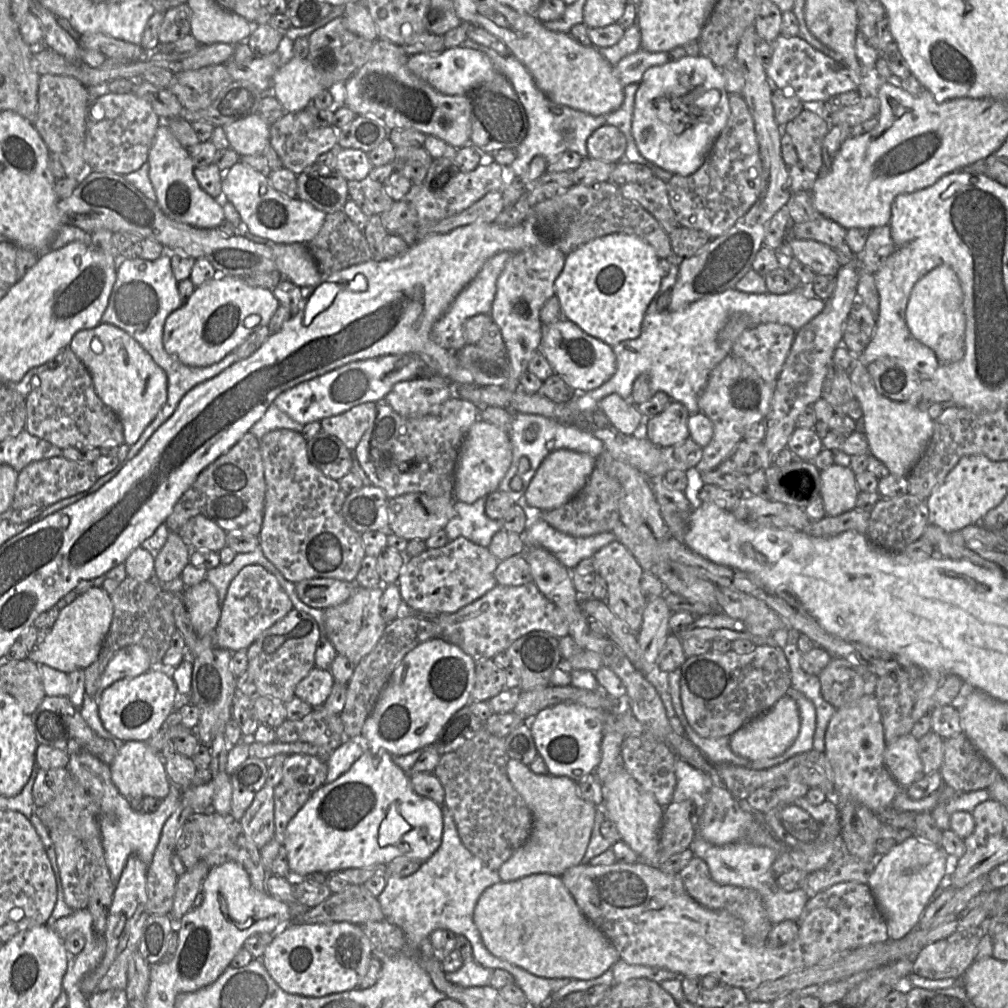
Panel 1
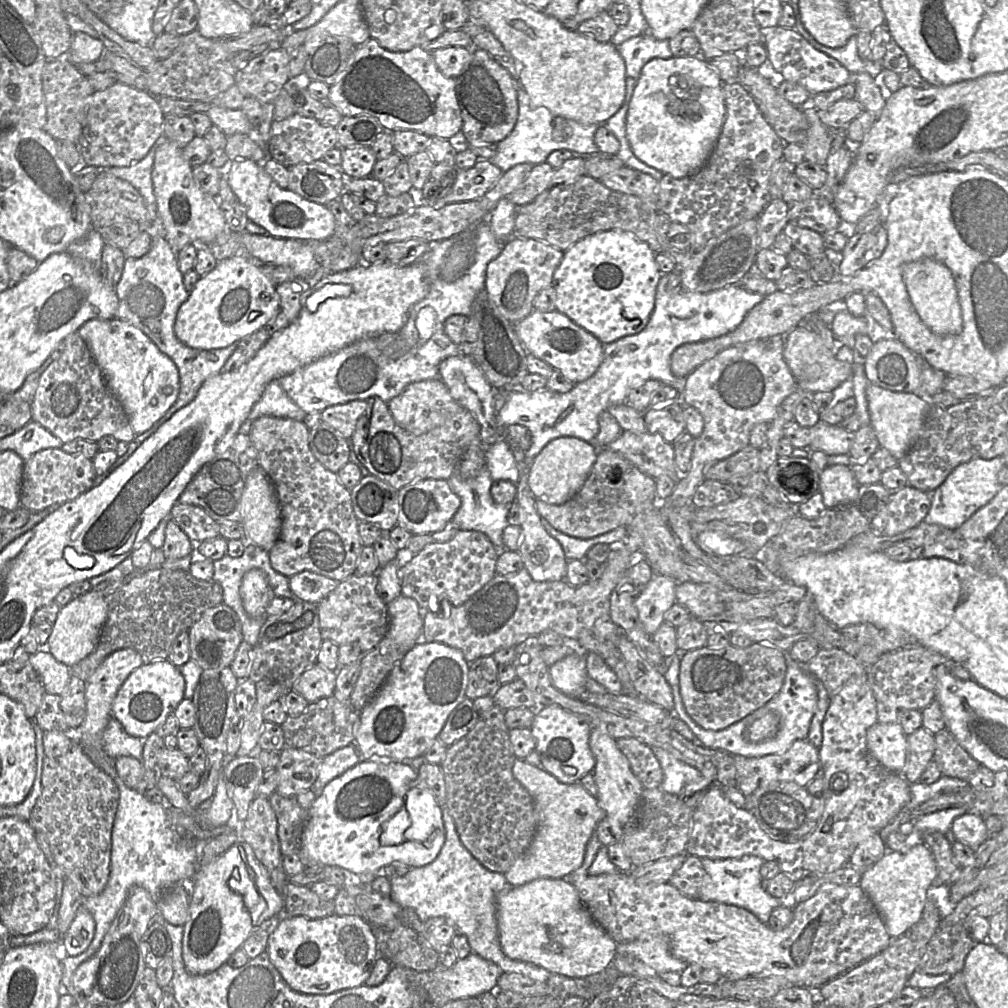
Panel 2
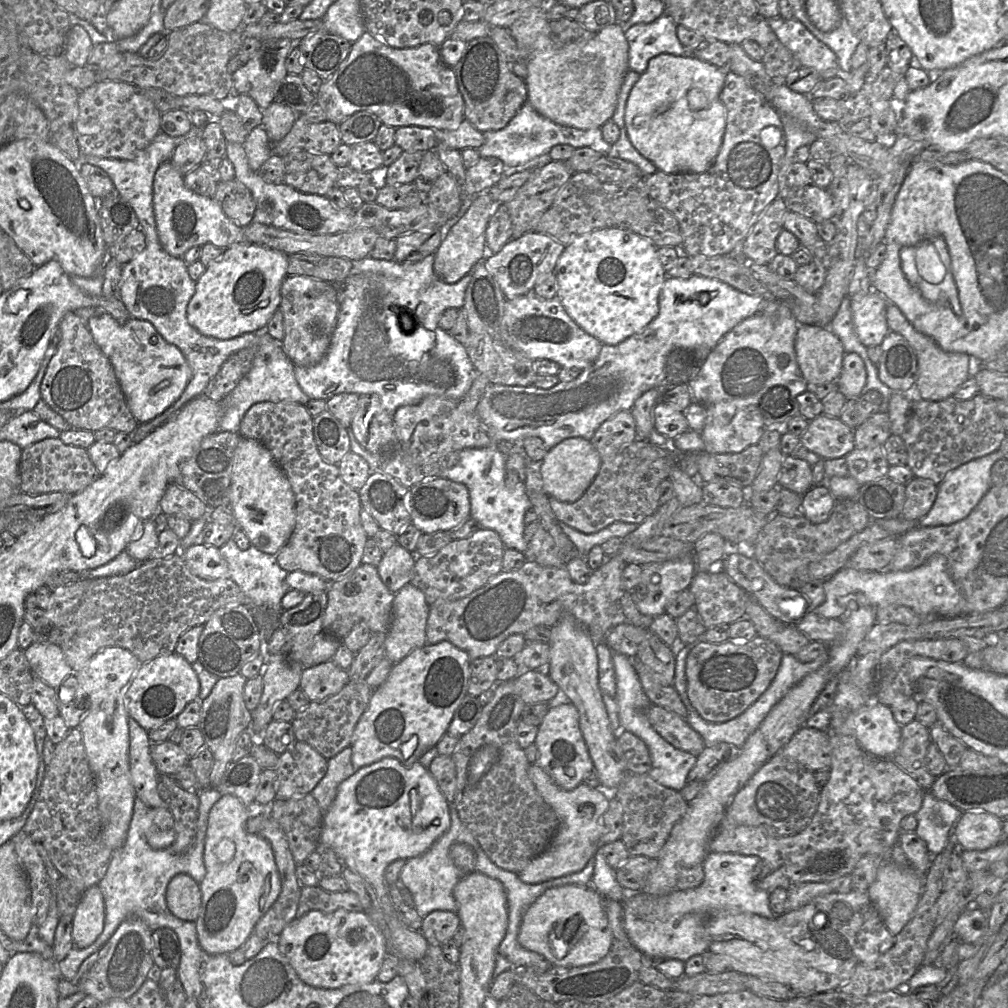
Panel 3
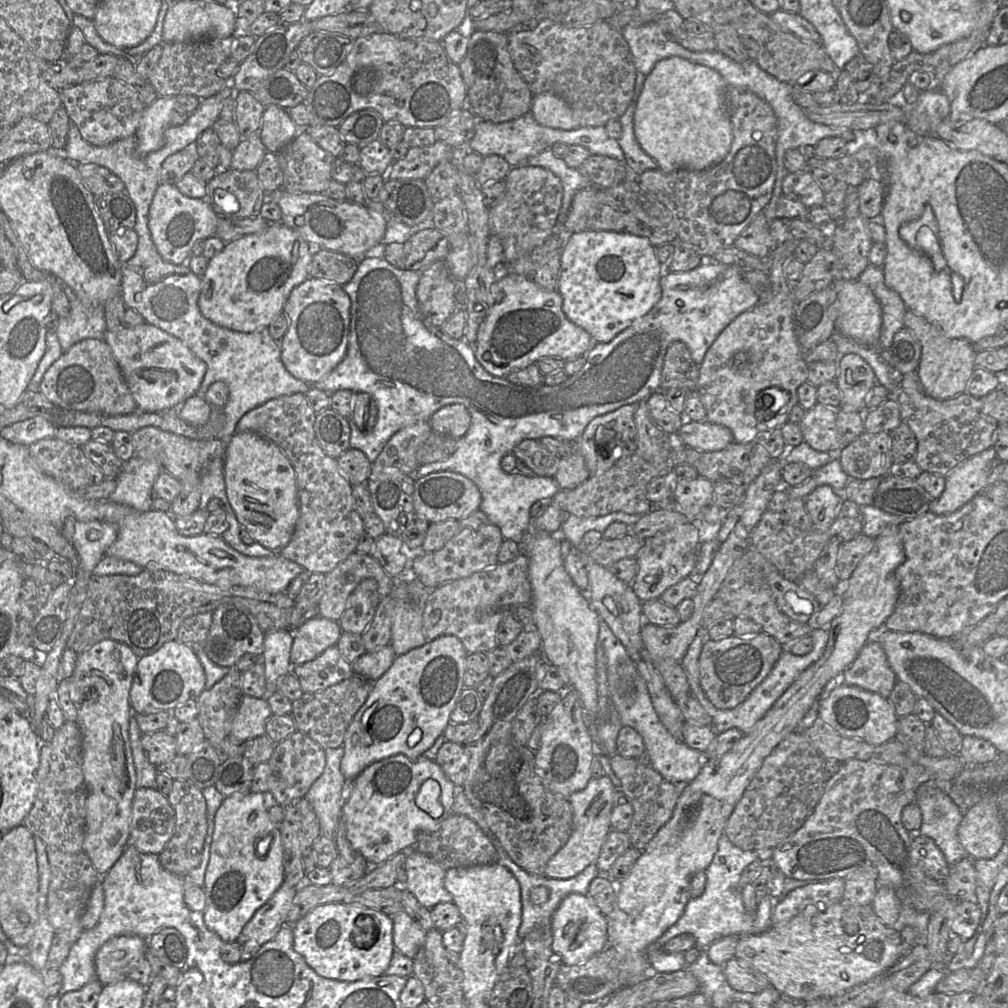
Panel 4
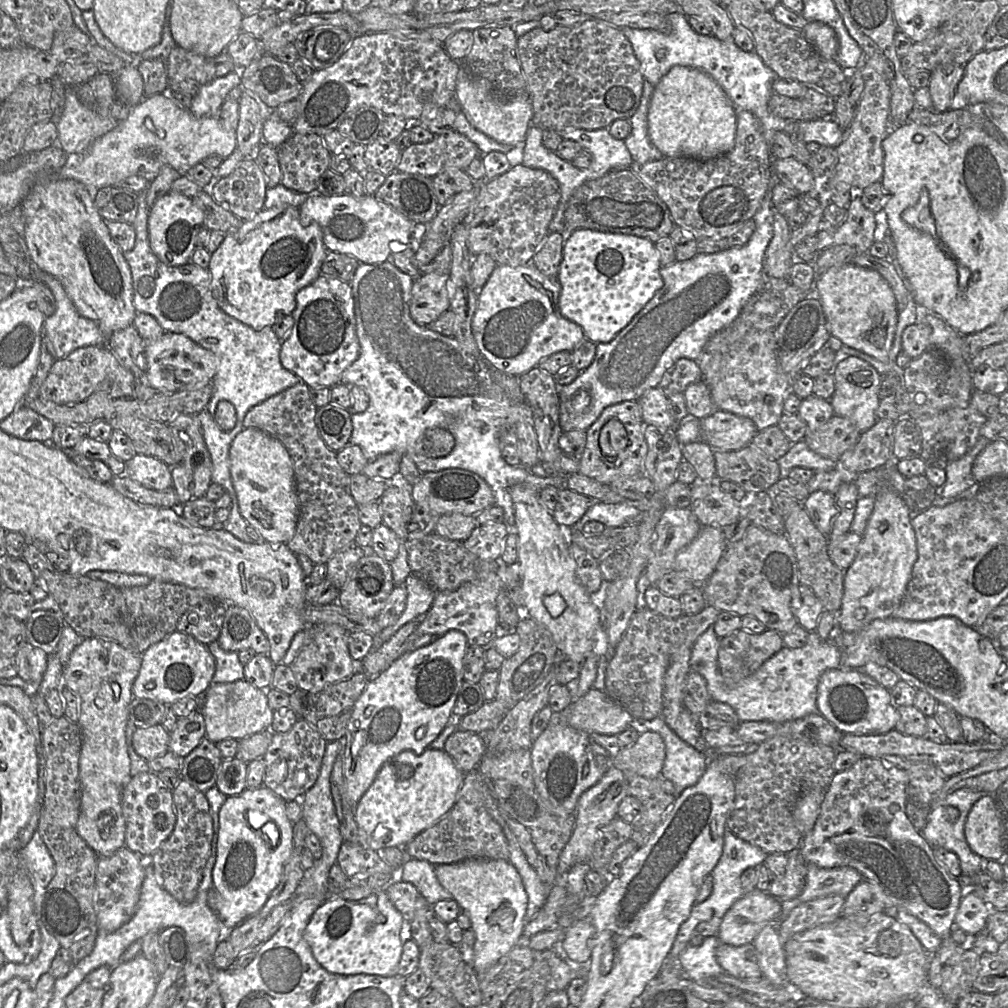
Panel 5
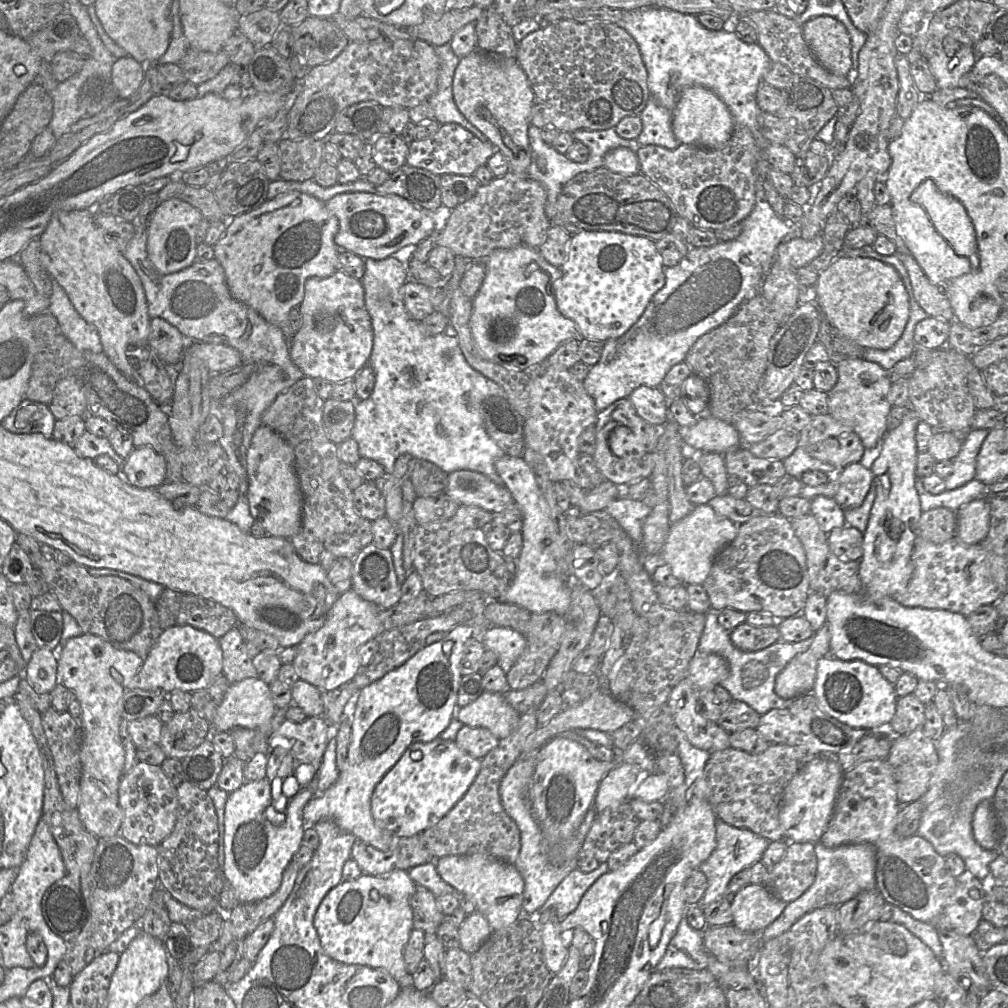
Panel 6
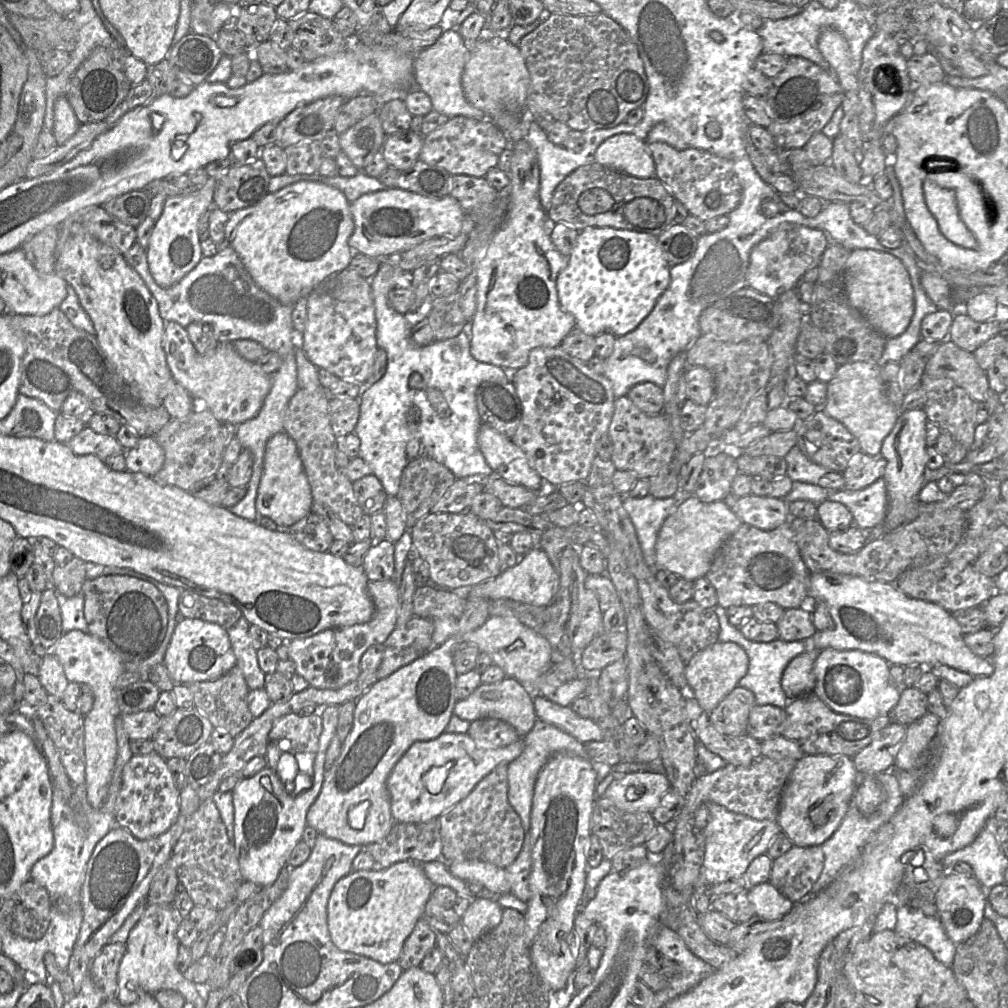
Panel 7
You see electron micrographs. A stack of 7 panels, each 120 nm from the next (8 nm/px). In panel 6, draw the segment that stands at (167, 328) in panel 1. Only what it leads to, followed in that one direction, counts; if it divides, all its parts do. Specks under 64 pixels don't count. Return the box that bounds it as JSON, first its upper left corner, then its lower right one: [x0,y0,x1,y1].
[213,191,339,327]

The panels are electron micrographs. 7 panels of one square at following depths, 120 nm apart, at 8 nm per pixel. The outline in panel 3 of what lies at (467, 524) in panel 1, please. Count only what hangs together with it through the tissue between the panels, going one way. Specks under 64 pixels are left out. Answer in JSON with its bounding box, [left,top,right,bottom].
[440,448,532,552]

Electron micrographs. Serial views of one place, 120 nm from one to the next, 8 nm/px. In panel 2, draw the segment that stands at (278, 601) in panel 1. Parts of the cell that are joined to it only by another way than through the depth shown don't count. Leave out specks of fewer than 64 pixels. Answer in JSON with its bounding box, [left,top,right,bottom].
[239,568,294,617]

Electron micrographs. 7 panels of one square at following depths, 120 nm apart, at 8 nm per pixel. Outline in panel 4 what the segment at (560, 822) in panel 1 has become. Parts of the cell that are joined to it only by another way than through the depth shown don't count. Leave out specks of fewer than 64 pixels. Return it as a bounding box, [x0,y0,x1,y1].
[544,776,617,879]

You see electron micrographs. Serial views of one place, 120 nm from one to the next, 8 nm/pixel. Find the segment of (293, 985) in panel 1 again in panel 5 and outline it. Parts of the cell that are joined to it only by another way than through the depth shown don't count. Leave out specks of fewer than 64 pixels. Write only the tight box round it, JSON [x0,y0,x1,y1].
[304,887,406,975]

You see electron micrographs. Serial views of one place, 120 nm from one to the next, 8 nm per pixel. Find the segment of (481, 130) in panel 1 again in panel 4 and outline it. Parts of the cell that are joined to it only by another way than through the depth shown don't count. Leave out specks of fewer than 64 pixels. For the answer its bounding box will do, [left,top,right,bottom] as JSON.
[459,32,533,123]

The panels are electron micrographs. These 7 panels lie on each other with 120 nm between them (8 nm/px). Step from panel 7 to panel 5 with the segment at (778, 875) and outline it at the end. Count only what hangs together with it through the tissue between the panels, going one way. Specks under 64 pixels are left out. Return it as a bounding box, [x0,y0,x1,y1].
[768,847,808,901]

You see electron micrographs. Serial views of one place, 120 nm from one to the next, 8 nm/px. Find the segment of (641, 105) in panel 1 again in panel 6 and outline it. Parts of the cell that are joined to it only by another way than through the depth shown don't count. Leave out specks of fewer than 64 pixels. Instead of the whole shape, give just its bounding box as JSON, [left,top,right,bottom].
[672,86,735,149]

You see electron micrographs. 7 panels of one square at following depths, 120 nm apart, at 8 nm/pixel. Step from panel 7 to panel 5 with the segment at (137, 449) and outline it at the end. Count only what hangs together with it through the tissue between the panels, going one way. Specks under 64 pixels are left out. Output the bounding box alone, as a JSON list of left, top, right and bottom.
[125,453,173,491]

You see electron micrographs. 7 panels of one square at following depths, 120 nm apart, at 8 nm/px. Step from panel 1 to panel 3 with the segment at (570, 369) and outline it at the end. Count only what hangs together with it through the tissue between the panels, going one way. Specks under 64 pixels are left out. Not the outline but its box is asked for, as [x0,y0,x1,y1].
[501,290,602,370]

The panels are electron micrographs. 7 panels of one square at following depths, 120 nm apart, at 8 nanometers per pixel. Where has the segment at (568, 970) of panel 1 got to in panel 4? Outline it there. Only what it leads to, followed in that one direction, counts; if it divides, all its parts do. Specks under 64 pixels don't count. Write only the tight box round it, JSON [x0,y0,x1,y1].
[551,893,608,965]

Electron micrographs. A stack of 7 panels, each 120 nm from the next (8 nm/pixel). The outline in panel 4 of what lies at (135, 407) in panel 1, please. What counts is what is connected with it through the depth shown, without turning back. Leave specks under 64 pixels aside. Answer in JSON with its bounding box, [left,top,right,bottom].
[104,322,207,413]

